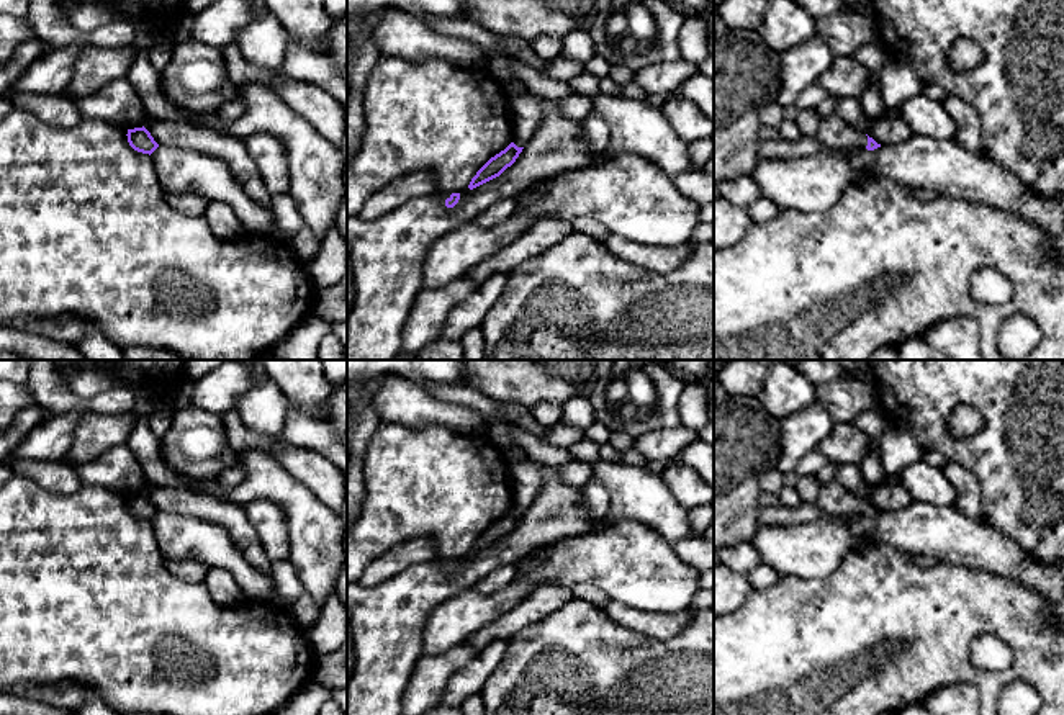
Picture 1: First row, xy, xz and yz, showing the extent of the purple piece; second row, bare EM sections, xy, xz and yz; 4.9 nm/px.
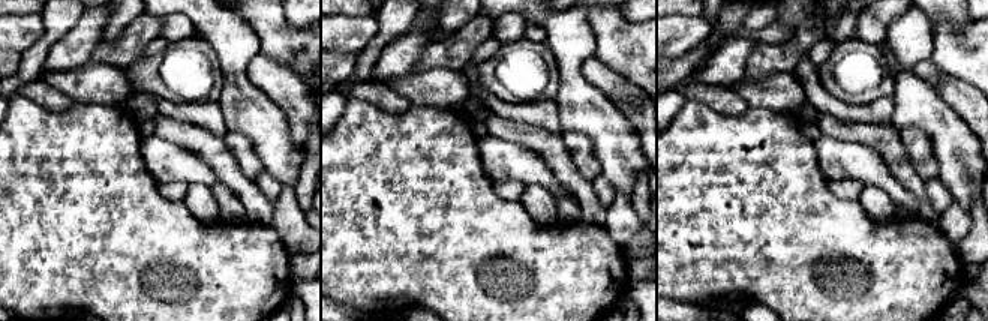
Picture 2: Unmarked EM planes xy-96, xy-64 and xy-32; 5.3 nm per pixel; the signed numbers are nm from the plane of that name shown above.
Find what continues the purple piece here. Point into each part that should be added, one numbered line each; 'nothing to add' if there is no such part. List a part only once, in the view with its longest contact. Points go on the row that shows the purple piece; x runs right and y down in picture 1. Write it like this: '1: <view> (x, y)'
1: yz (834, 133)

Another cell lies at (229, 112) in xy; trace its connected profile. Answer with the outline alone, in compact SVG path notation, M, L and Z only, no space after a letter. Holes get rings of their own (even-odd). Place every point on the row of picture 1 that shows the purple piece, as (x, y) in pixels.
M241 95L236 100L228 101L219 108L216 108L216 115L223 126L239 119L244 113L246 113L246 103L241 98Z

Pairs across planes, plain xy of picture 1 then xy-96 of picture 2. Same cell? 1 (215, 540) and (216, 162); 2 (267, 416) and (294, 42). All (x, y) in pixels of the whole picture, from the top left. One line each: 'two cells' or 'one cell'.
1: two cells
2: two cells

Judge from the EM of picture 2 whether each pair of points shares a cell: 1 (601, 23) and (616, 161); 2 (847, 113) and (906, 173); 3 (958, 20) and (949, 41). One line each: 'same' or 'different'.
1: different
2: different
3: different

